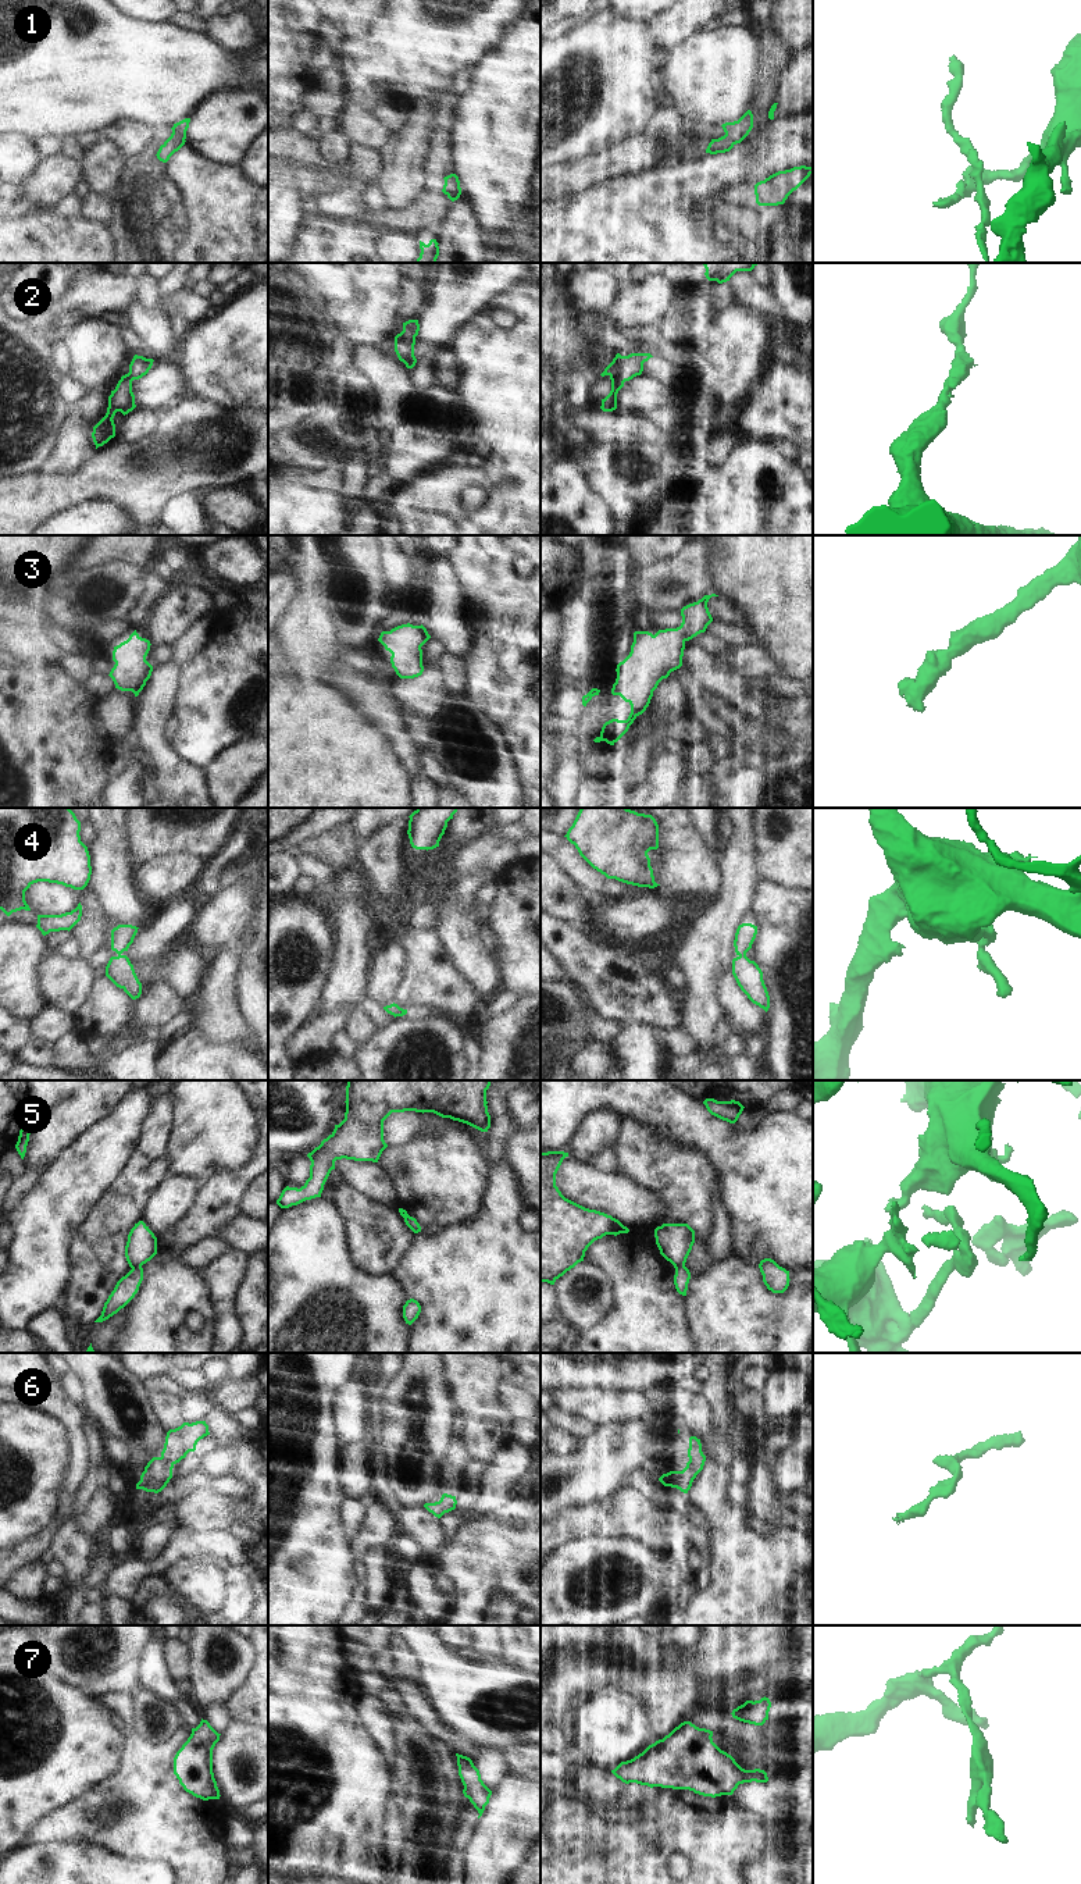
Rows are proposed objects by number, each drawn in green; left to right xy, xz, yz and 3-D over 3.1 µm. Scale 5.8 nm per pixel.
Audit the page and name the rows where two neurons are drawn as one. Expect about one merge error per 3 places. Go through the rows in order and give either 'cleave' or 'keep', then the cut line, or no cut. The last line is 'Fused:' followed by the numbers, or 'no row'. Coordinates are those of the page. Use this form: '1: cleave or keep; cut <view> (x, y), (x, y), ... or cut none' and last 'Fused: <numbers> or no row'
1: keep; cut none
2: keep; cut none
3: keep; cut none
4: keep; cut none
5: cleave; cut xy (141, 1265), (132, 1268)
6: keep; cut none
7: keep; cut none
Fused: 5

